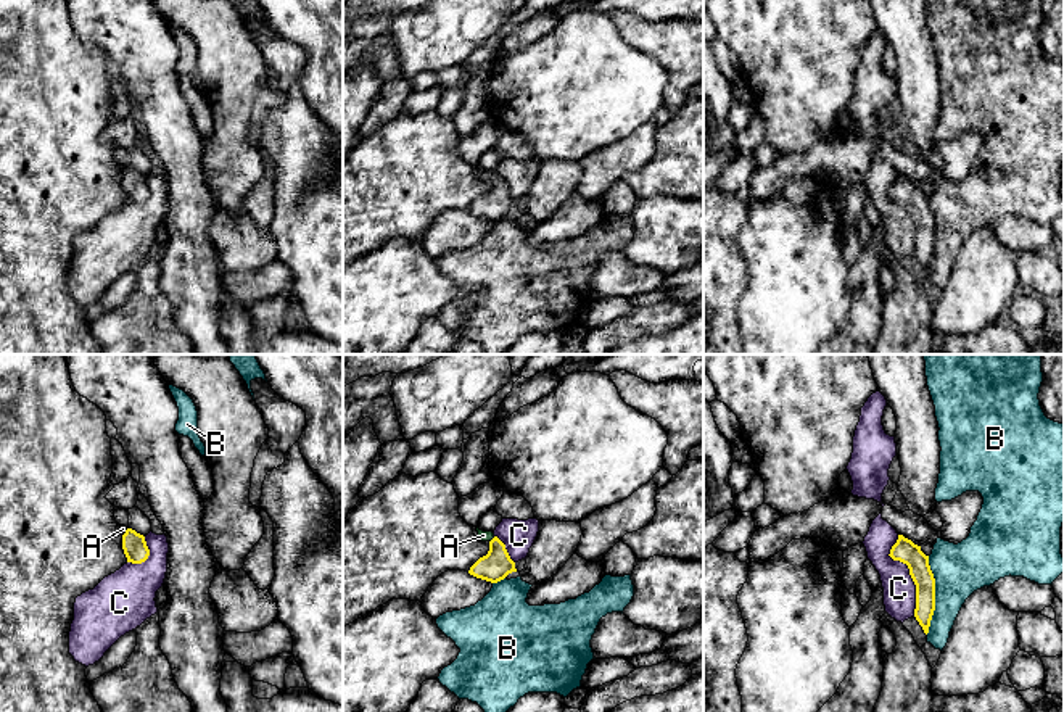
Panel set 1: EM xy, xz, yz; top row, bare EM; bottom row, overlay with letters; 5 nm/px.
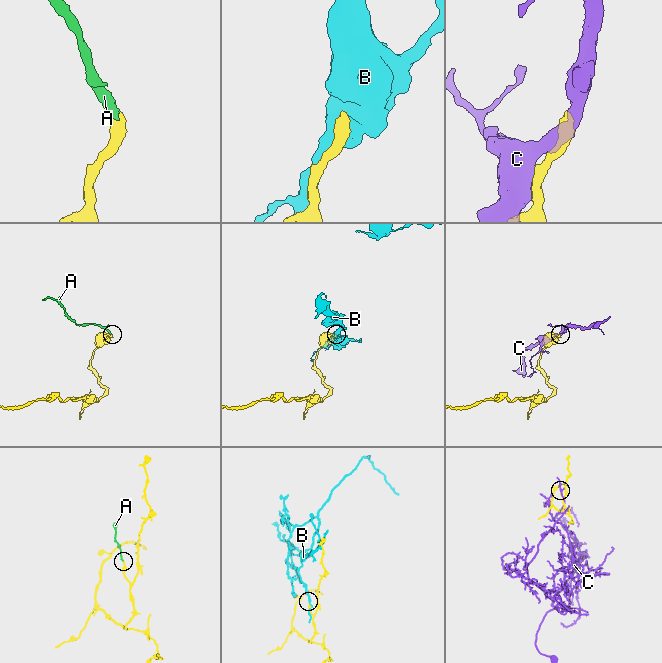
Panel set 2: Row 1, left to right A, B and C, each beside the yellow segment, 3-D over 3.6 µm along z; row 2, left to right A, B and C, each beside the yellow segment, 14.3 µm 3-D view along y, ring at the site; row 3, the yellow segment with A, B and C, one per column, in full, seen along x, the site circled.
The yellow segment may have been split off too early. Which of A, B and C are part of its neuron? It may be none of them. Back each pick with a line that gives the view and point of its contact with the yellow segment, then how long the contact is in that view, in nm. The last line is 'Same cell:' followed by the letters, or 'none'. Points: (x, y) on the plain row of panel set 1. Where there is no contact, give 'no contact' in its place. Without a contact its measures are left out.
A: meets yellow in xz at (491, 179); contact 40 nm long
Same cell: A

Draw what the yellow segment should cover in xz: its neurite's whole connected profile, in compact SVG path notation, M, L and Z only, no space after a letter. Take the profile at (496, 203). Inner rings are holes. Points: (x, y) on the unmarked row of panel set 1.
M478 166L476 171L481 180L489 182L489 190L470 206L468 213L497 222L509 213L517 211L515 201L510 198L505 184L493 171L483 171Z

